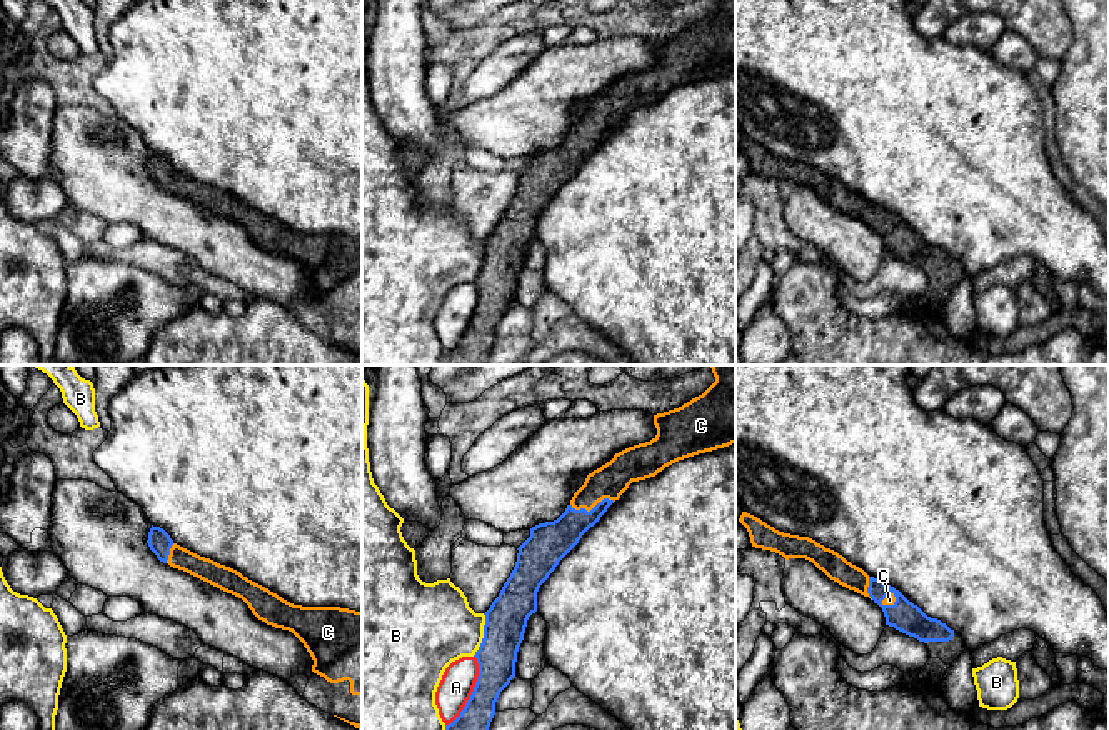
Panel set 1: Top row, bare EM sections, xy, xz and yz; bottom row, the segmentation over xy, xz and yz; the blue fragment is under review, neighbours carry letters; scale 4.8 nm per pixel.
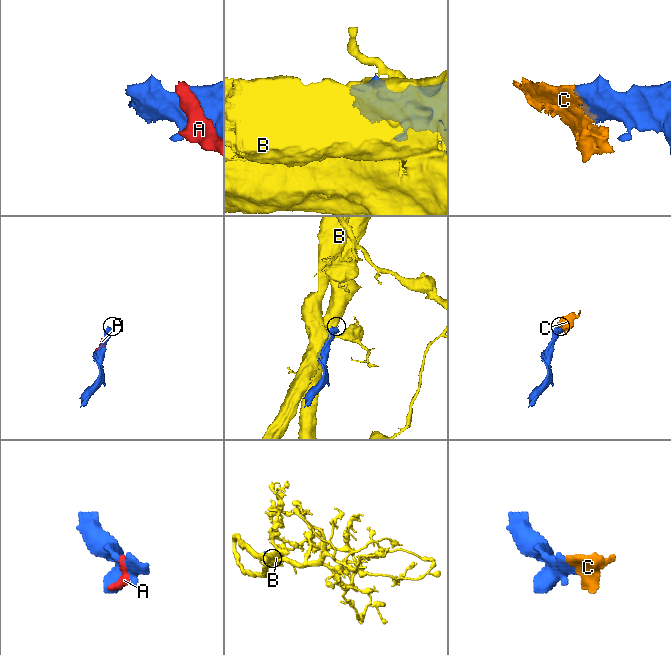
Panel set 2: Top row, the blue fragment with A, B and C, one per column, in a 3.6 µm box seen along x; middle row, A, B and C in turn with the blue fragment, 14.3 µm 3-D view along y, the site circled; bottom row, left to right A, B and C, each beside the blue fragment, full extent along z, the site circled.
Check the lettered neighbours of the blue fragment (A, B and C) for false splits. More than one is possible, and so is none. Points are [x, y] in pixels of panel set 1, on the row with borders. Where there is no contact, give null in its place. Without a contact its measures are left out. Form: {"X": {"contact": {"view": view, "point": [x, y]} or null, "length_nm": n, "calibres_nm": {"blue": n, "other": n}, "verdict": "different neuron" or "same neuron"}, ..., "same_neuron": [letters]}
{"A": {"contact": {"view": "xz", "point": [472, 692]}, "length_nm": 380, "calibres_nm": {"blue": 190, "other": 160}, "verdict": "different neuron"}, "B": {"contact": {"view": "xz", "point": [484, 635]}, "length_nm": 220, "calibres_nm": {"blue": 200, "other": 380}, "verdict": "different neuron"}, "C": {"contact": {"view": "xz", "point": [594, 507]}, "length_nm": 220, "calibres_nm": {"blue": 180, "other": 170}, "verdict": "same neuron"}, "same_neuron": ["C"]}

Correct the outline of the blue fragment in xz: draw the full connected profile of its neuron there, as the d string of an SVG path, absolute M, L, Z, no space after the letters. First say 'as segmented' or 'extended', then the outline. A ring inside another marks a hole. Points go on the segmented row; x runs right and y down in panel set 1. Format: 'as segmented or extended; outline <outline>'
extended; outline M710 365L715 382L699 397L679 408L654 415L657 435L645 443L629 447L610 462L587 475L565 512L554 522L530 528L530 537L517 548L515 567L499 597L484 613L484 638L475 652L479 677L460 715L445 730L489 730L500 692L515 677L517 652L524 640L527 620L537 612L537 592L559 562L579 543L607 508L620 498L632 482L655 477L665 467L735 443L735 365Z

